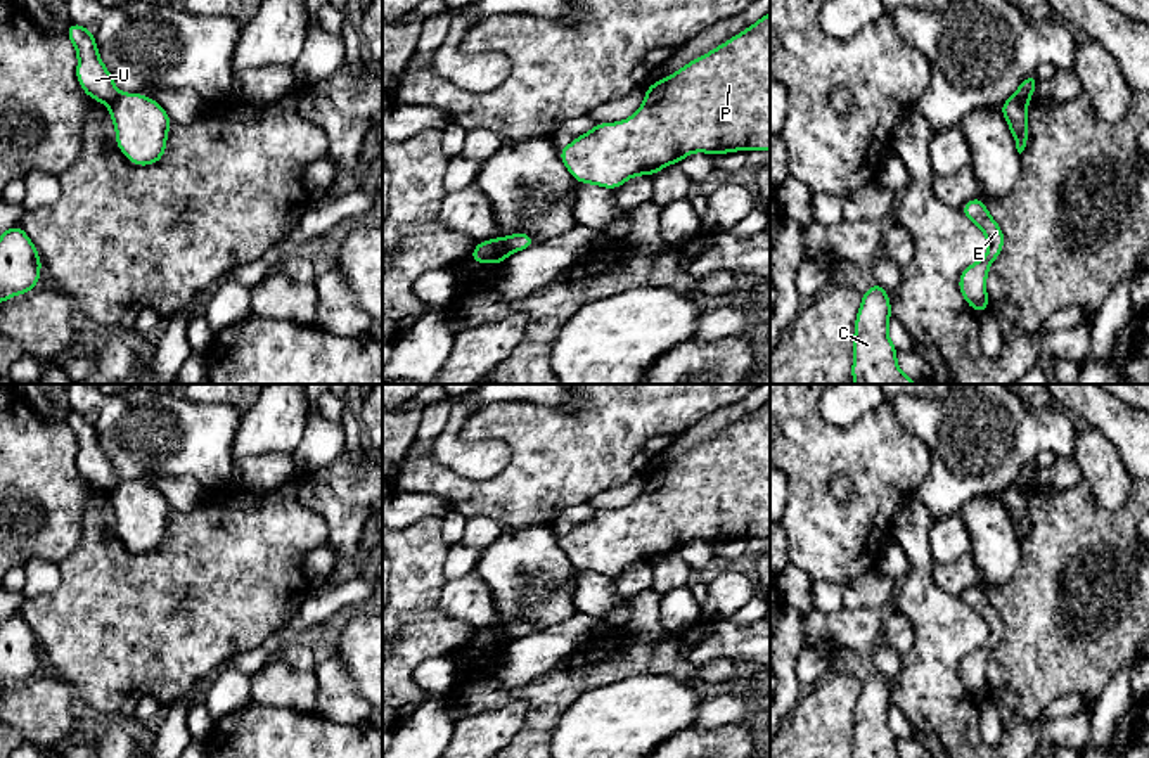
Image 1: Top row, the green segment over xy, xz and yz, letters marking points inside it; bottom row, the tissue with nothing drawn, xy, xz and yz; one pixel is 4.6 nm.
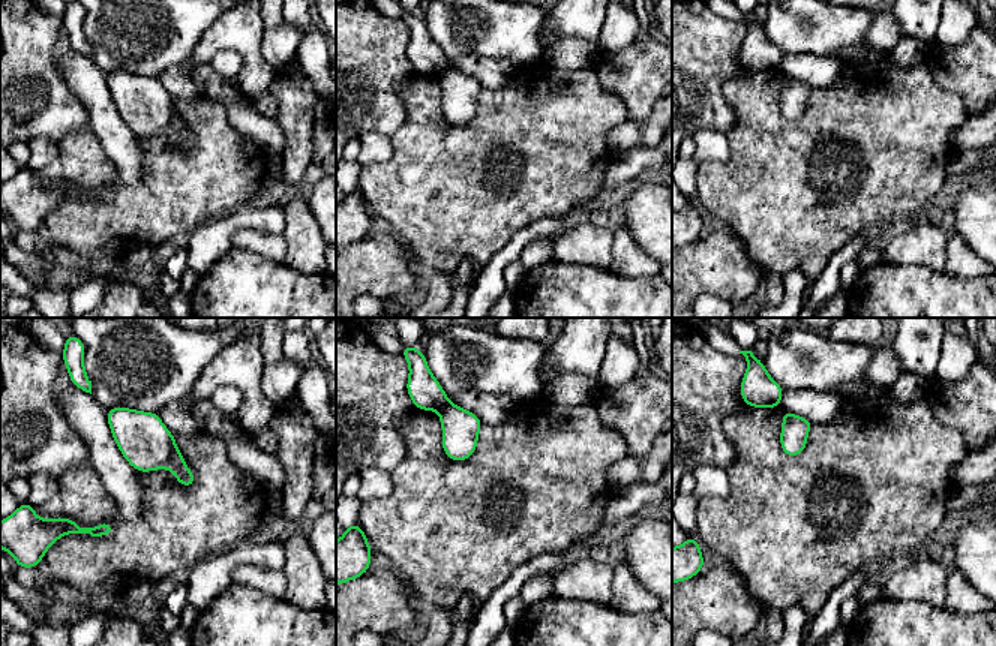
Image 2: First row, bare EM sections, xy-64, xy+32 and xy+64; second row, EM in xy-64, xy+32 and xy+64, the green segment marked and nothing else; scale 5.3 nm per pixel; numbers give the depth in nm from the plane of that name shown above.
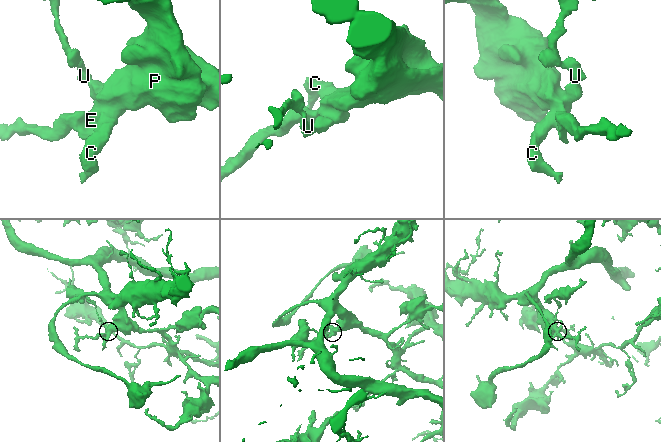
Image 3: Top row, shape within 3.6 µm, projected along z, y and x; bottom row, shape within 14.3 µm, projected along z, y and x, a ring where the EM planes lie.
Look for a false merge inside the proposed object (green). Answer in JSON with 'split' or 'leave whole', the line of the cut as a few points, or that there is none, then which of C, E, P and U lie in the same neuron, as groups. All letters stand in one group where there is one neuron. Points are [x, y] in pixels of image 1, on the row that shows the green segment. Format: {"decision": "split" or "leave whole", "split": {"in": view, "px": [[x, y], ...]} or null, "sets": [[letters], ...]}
{"decision": "split", "split": {"in": "xz", "px": [[502, 237], [511, 251]]}, "sets": [["C", "E", "P"], ["U"]]}

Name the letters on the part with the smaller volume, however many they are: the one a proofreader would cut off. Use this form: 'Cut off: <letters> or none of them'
Cut off: U

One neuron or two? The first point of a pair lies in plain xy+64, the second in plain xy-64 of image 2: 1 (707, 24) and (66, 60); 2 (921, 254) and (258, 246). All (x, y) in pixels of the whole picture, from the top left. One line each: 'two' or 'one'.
1: two
2: one

